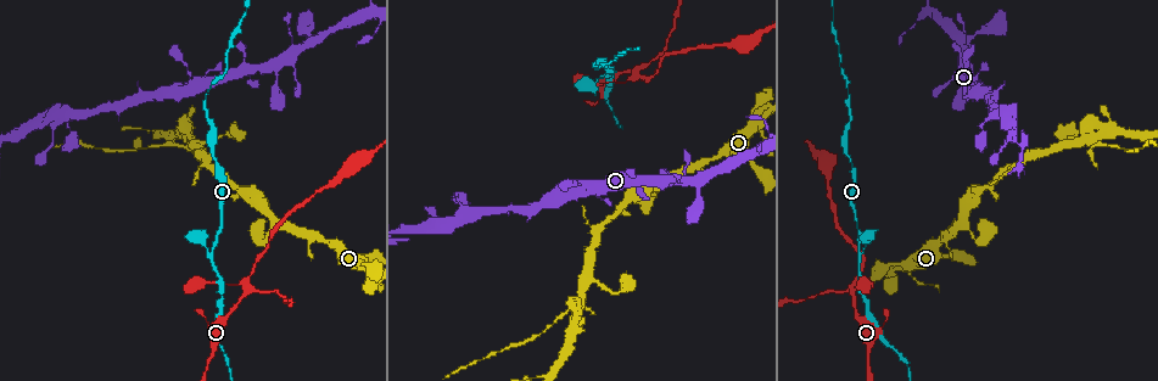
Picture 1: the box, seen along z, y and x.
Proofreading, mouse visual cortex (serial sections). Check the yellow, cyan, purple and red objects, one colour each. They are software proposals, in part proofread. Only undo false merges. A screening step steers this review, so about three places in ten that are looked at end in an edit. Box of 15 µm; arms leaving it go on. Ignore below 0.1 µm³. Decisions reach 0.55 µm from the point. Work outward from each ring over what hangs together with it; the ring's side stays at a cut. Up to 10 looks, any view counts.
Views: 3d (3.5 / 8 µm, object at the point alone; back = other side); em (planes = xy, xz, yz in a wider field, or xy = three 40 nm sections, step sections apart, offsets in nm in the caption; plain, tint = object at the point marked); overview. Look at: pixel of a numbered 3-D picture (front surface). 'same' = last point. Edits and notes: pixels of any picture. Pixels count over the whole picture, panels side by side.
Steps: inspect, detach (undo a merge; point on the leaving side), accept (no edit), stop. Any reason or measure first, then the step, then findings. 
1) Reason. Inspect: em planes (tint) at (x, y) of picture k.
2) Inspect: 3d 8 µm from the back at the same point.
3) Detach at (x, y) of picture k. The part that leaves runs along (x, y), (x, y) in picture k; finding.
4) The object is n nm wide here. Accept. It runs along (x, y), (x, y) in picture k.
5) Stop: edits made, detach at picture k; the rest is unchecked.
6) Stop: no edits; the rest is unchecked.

Inspect: 3d 3.5 µm at (209, 253) of picture 1.

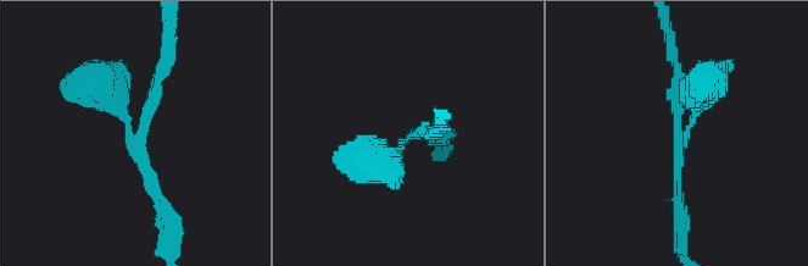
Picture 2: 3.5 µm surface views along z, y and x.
Inspect: em xy step 5 (tint) at (139, 141) of picture 2.

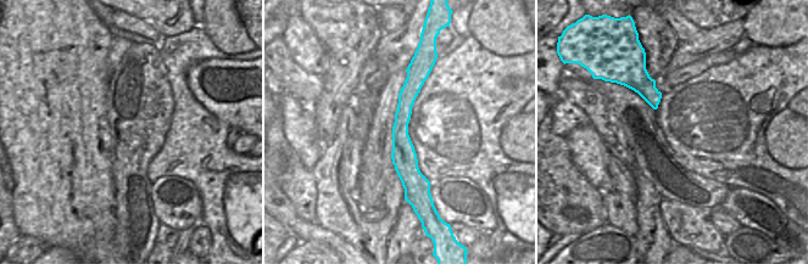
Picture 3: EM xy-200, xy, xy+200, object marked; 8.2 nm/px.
The arms are 150, 150, 400 nm wide. Accept. One cell here.

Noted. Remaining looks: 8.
Four arms meet. Inspect: 3d 3.5 µm at (246, 291) of picture 1.

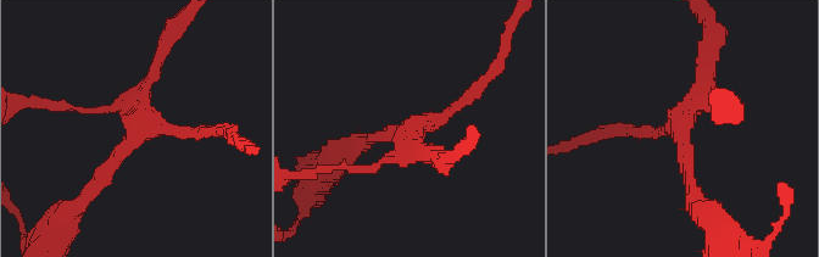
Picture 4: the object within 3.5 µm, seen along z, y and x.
4 arms meet here. Accept. It runs along (90, 189), (139, 133), (161, 54) in picture 4; all the same cell.

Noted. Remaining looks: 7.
Three-way junction. Inspect: 3d 8 µm at (963, 49) of picture 1.

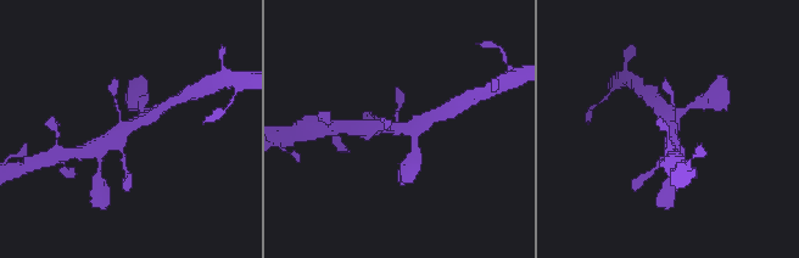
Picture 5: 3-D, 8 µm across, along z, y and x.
Inspect: em planes (tint) at (404, 126) of picture 5.

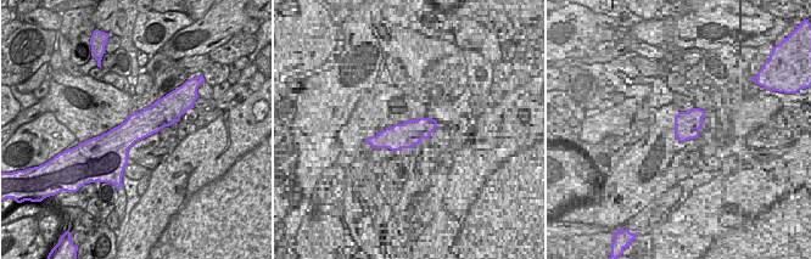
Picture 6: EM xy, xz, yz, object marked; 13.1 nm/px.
Accept. It runs along (173, 116), (100, 140) in picture 6; one cell here.

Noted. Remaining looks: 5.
Calibre changes. Inspect: 3d 3.5 µm at (186, 140) of picture 1.

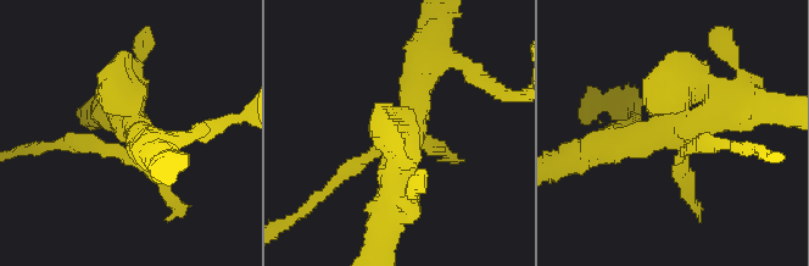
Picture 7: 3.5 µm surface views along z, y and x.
Now the EM. Inspect: em xy step 3 (tint) at (674, 127) of picture 7.

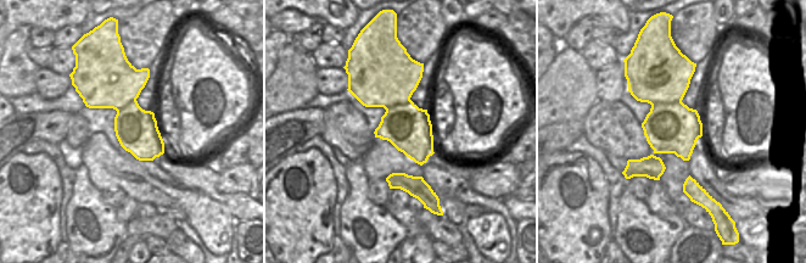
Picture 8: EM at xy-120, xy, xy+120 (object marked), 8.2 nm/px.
Accept. All the same cell.

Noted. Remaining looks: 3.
Stop: no edits; the rest is unchecked.

